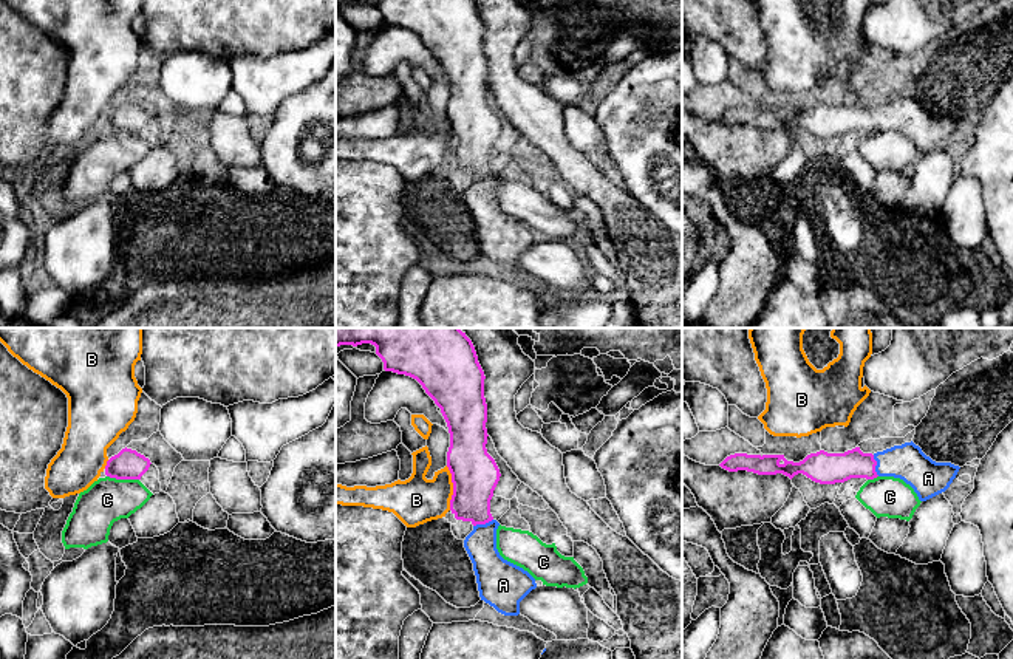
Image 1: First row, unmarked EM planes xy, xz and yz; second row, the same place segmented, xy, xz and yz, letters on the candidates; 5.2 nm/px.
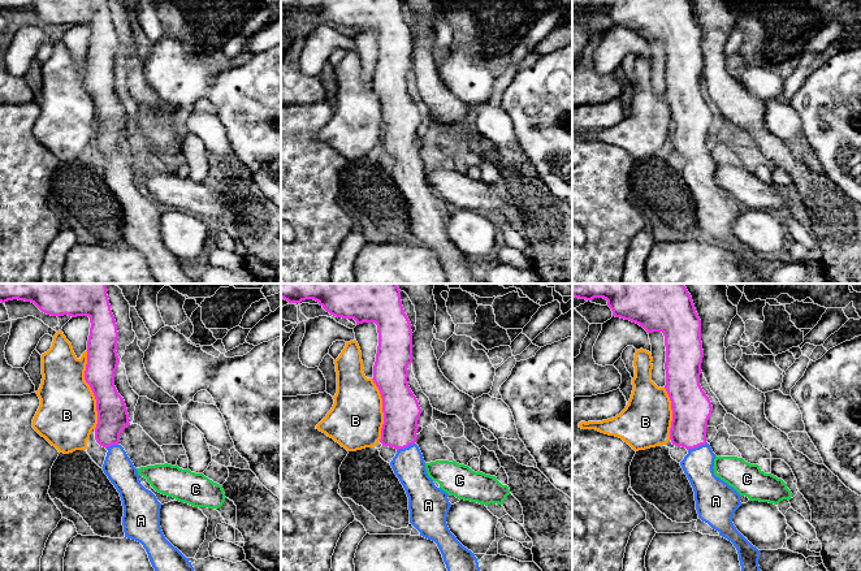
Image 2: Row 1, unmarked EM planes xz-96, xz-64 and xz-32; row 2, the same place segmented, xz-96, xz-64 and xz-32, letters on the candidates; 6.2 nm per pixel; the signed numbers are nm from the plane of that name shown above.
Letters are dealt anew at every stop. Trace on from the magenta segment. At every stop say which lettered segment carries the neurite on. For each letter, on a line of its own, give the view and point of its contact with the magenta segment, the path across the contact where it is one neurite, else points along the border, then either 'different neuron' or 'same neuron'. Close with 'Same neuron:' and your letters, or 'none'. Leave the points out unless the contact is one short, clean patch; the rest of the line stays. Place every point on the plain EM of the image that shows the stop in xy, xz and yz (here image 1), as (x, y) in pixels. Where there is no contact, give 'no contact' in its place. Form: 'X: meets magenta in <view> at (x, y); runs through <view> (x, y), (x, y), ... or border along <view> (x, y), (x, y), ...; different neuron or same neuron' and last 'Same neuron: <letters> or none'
A: meets magenta in yz at (876, 118); runs through yz (828, 121), (876, 118), (907, 115); same neuron
B: meets magenta in xz at (453, 141); different neuron
C: meets magenta in xy at (122, 132); different neuron
Same neuron: A

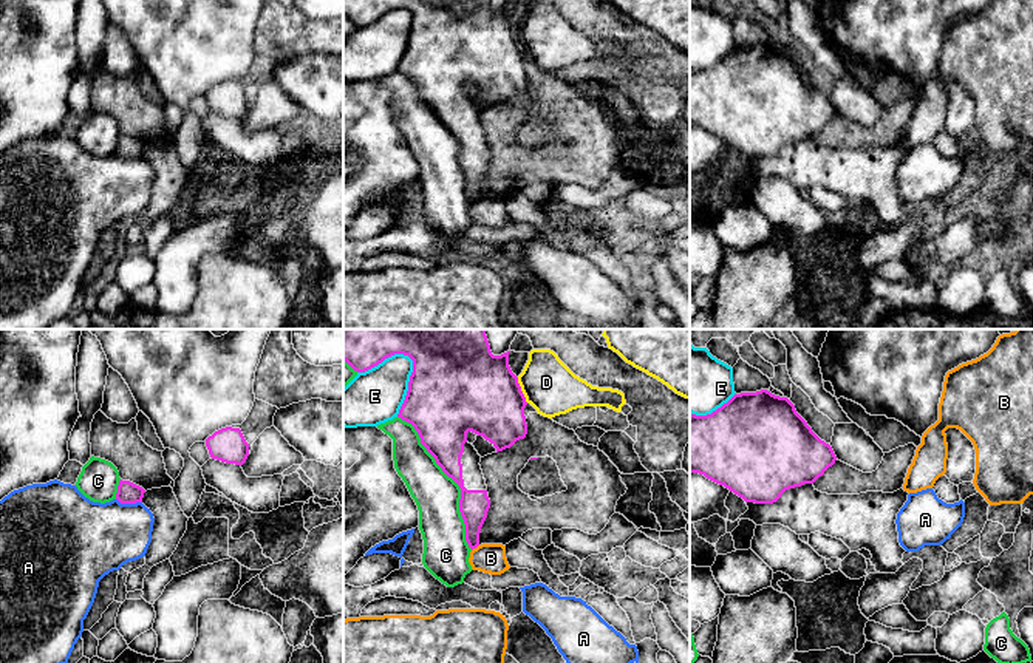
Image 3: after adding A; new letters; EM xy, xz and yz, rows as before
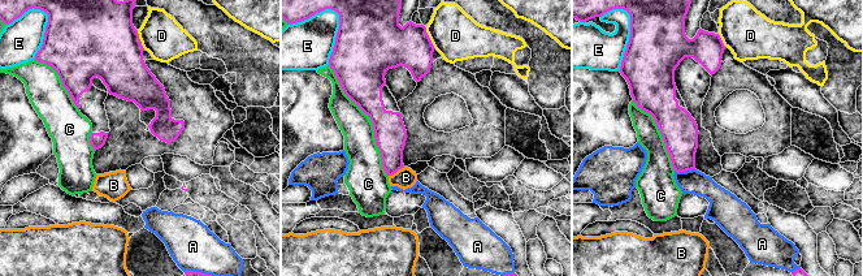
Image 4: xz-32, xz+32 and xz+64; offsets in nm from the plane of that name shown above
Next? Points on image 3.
A: meets magenta in xy at (129, 156); different neuron
B: meets magenta in xz at (475, 201); border along xz (478, 198), (472, 204); different neuron
C: meets magenta in xz at (453, 133); different neuron
D: meets magenta in xz at (520, 44); different neuron
E: meets magenta in xz at (409, 37); different neuron
Same neuron: none

